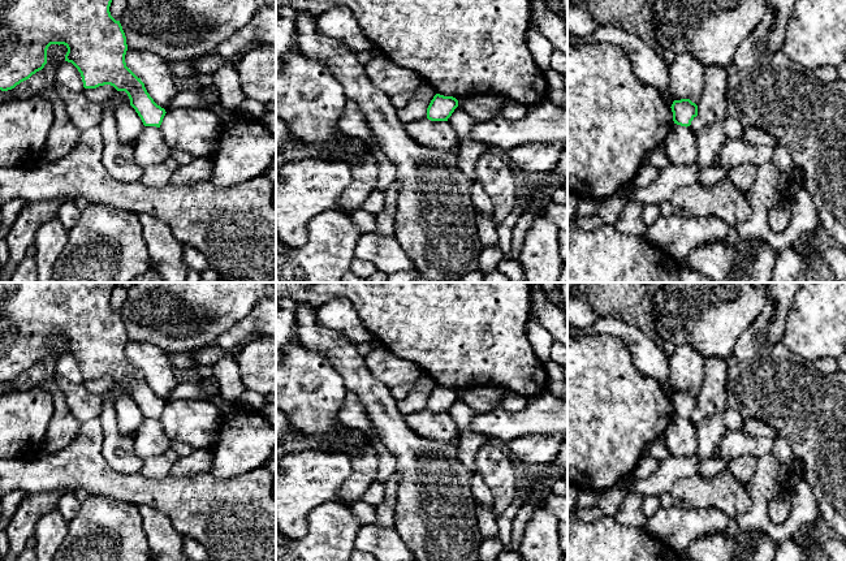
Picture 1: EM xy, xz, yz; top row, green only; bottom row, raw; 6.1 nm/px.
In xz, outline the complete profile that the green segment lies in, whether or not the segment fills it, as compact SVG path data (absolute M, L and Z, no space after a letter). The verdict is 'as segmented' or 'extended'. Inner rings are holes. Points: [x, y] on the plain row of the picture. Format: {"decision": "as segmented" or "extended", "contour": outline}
{"decision": "as segmented", "contour": "M436 385L427 400L427 410L431 413L448 413L457 398L458 392L456 389Z"}

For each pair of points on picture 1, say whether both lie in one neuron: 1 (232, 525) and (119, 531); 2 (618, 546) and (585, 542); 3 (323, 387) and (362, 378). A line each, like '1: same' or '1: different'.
1: different
2: same
3: different

